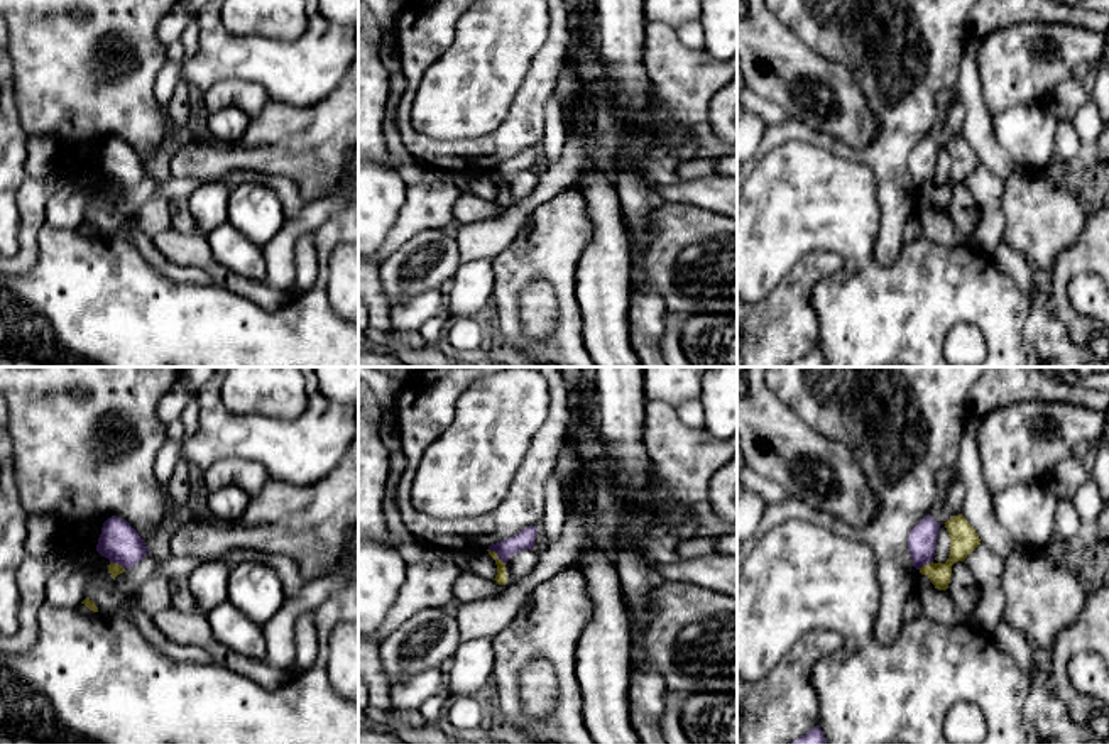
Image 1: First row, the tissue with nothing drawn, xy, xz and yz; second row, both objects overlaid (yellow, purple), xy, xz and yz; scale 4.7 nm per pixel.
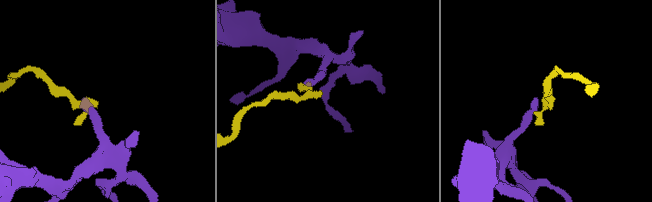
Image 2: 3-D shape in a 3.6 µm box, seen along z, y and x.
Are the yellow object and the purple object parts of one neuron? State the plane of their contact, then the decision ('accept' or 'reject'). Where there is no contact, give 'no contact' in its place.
xz | reject

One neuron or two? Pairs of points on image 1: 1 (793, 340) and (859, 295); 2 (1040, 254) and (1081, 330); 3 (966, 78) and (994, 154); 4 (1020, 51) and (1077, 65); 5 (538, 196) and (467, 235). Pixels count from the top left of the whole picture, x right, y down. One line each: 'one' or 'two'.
1: two
2: two
3: one
4: one
5: one

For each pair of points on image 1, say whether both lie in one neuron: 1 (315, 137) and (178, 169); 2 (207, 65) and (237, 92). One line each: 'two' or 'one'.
1: one
2: two

